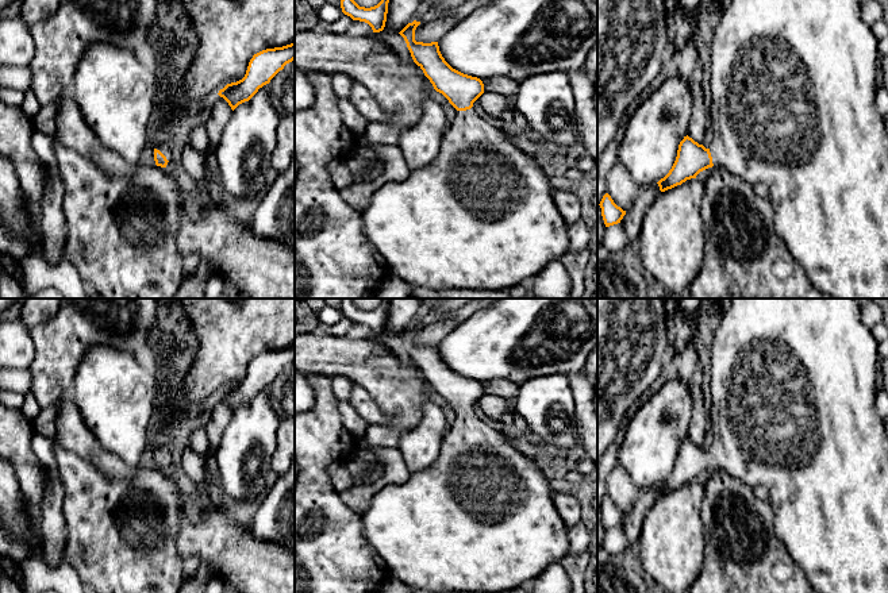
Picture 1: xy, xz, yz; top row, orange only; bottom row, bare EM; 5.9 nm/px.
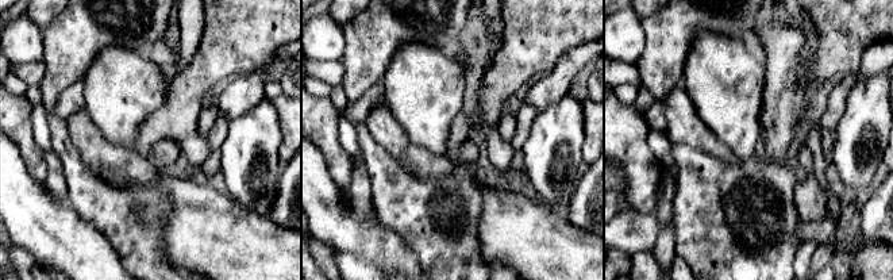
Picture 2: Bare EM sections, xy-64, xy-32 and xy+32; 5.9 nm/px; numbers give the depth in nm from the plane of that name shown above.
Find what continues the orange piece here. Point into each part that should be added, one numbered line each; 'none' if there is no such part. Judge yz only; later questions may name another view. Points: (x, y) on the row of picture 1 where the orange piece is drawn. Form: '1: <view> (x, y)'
1: yz (794, 87)

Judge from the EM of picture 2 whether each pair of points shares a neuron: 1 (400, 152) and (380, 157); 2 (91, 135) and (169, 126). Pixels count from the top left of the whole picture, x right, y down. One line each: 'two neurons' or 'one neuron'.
1: two neurons
2: two neurons

